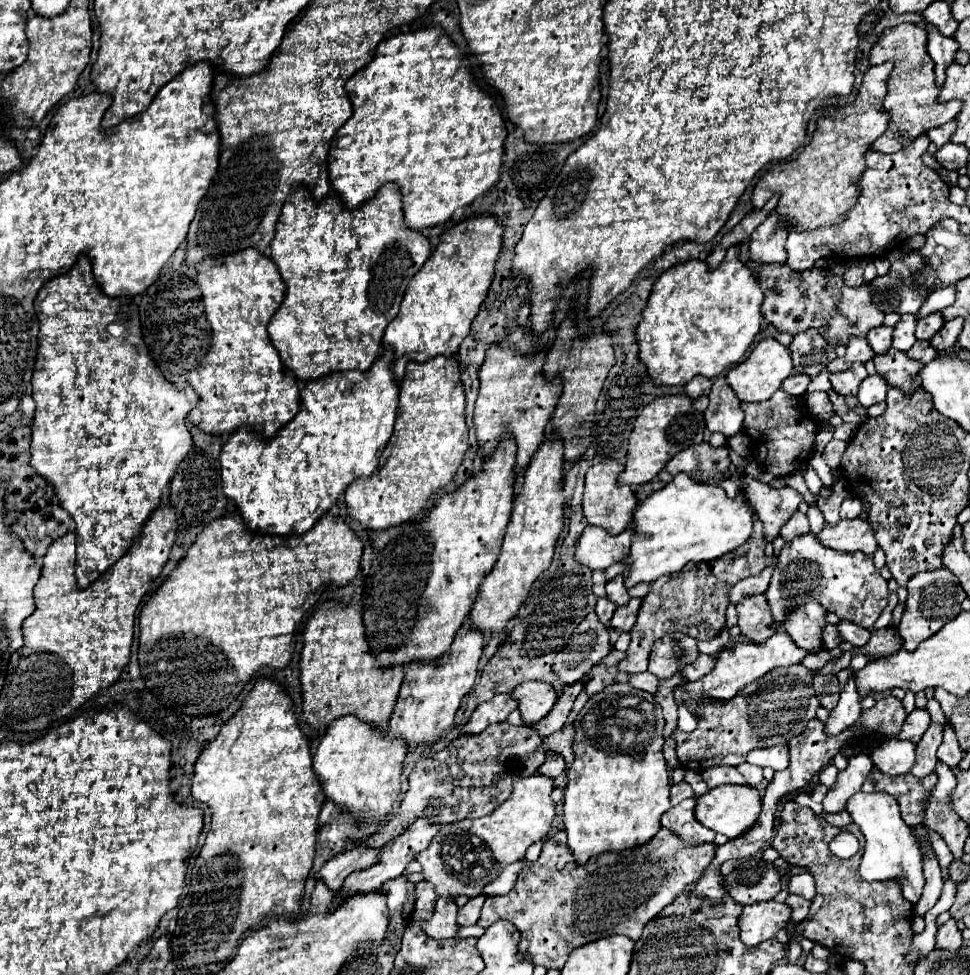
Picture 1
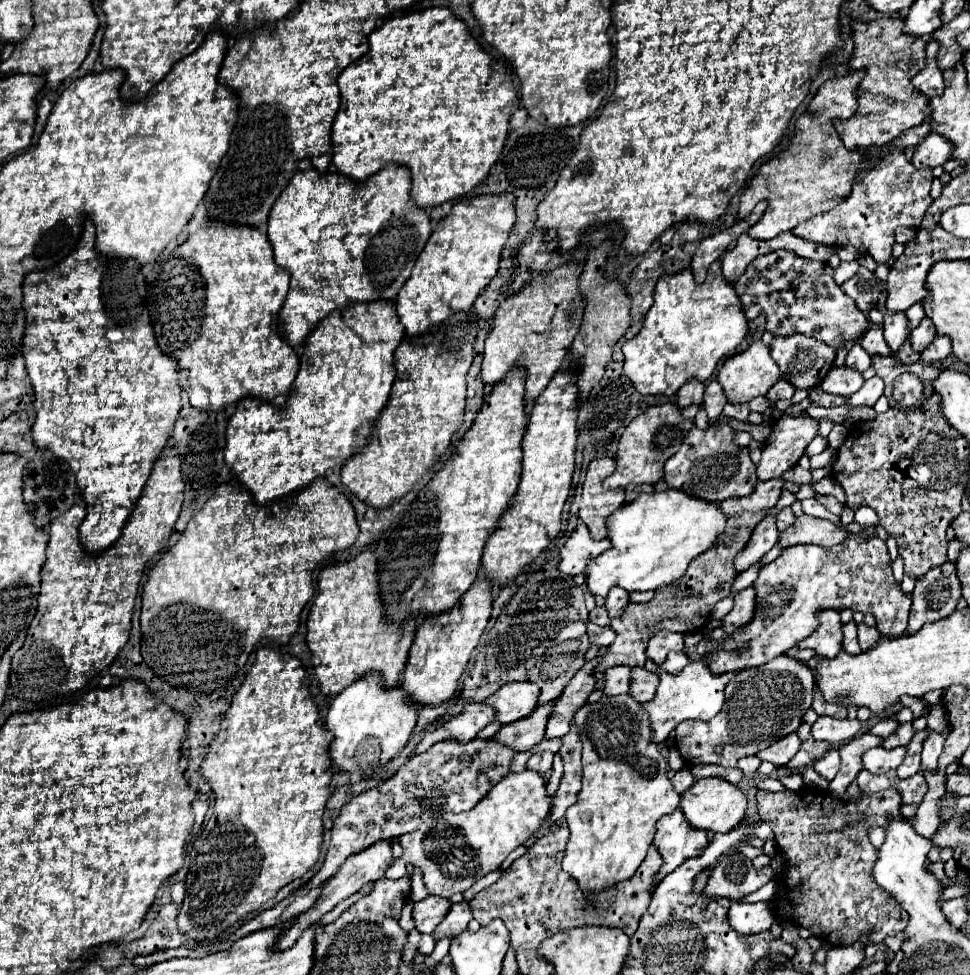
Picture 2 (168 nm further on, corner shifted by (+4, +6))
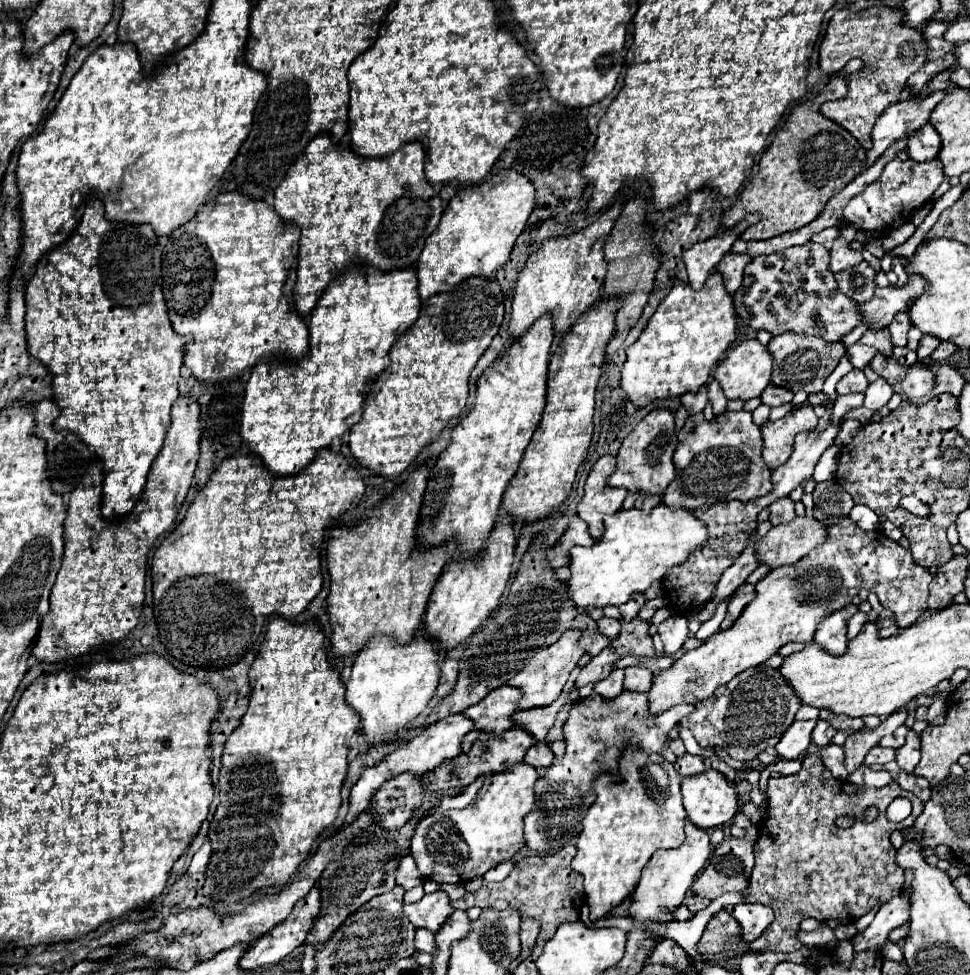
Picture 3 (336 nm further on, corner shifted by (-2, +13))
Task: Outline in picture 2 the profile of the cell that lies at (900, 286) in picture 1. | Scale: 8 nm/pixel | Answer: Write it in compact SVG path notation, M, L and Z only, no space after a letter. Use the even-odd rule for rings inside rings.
M863 266L851 280L841 284L841 288L847 296L851 296L857 302L857 308L863 312L871 310L871 306L875 306L875 302L879 302L881 292L887 290L887 286L883 282L879 282L877 276Z

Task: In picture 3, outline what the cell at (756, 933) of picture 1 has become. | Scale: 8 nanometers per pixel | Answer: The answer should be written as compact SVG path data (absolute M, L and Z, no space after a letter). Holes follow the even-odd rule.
M739 903L729 905L727 911L741 925L741 933L745 941L755 941L773 921L773 909L759 903Z

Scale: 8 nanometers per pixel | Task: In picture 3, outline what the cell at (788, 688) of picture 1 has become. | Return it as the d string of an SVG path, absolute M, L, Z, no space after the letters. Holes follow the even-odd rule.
M759 665L745 669L735 675L729 683L721 685L711 697L695 703L691 715L687 715L681 725L685 725L701 747L719 745L737 761L751 761L767 747L773 747L781 735L795 721L795 713L801 707L801 699L793 693L793 687L781 677L779 669Z

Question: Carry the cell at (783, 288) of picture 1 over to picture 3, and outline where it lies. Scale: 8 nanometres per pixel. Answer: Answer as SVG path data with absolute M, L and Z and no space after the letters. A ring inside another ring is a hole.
M813 241L753 257L745 267L743 285L733 295L733 301L745 325L765 329L773 335L793 331L825 341L841 341L863 319L859 303L837 289L835 275L829 271L829 251Z

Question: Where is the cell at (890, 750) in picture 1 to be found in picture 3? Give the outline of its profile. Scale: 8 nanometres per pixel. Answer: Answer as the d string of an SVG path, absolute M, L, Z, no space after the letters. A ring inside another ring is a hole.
M875 745L865 757L867 765L883 765L883 763L889 763L889 761L895 761L895 749L885 749L885 747L879 747L879 745Z

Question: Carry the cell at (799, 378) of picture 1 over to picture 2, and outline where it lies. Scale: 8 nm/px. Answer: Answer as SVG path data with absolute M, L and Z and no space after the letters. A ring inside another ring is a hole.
M779 380L769 392L767 392L767 400L771 404L779 402L779 400L789 400L795 394L795 388L791 388L791 384L787 384L785 380Z

